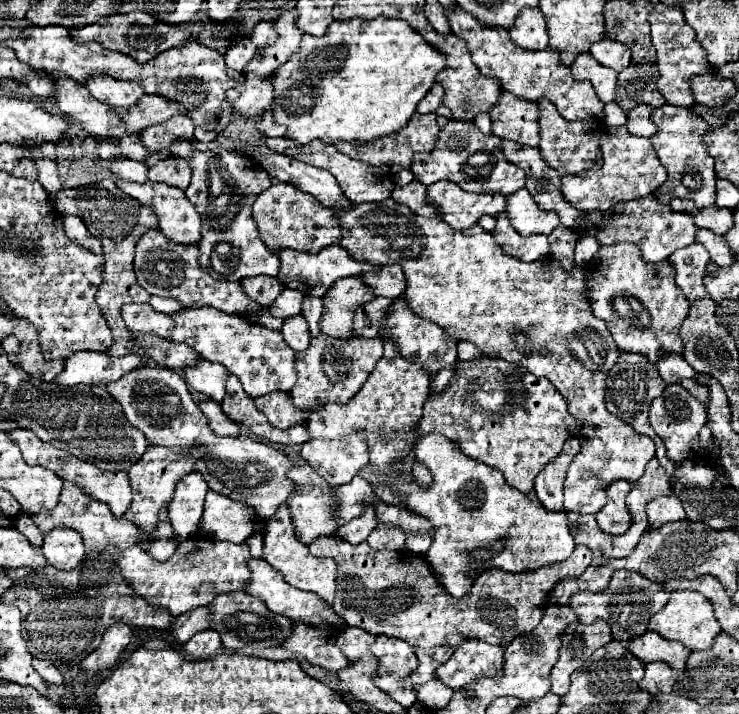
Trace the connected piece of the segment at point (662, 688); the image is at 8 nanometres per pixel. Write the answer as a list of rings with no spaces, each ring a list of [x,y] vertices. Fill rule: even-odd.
[[[663,662],[645,664],[645,676],[639,682],[641,690],[649,692],[651,696],[669,694],[673,690],[673,684],[675,684],[675,676],[673,676],[673,670],[667,668],[667,664]]]

